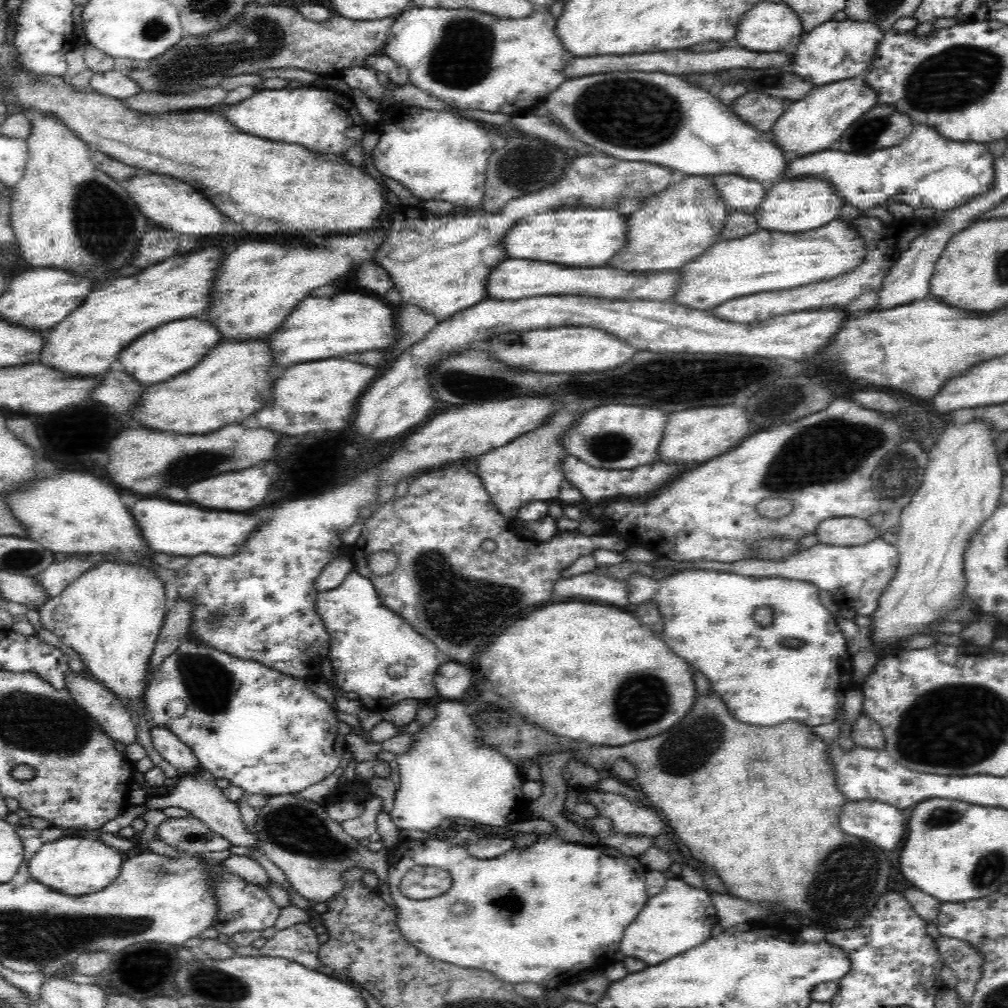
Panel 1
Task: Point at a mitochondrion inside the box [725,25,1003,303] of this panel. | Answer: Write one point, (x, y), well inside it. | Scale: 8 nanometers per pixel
(866, 133)

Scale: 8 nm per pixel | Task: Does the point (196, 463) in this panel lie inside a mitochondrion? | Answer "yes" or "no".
yes

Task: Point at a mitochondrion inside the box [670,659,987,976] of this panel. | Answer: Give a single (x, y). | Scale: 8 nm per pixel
(832, 878)

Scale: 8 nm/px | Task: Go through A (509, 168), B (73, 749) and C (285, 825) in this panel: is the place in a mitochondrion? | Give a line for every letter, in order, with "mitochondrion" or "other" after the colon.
A: mitochondrion
B: mitochondrion
C: mitochondrion

